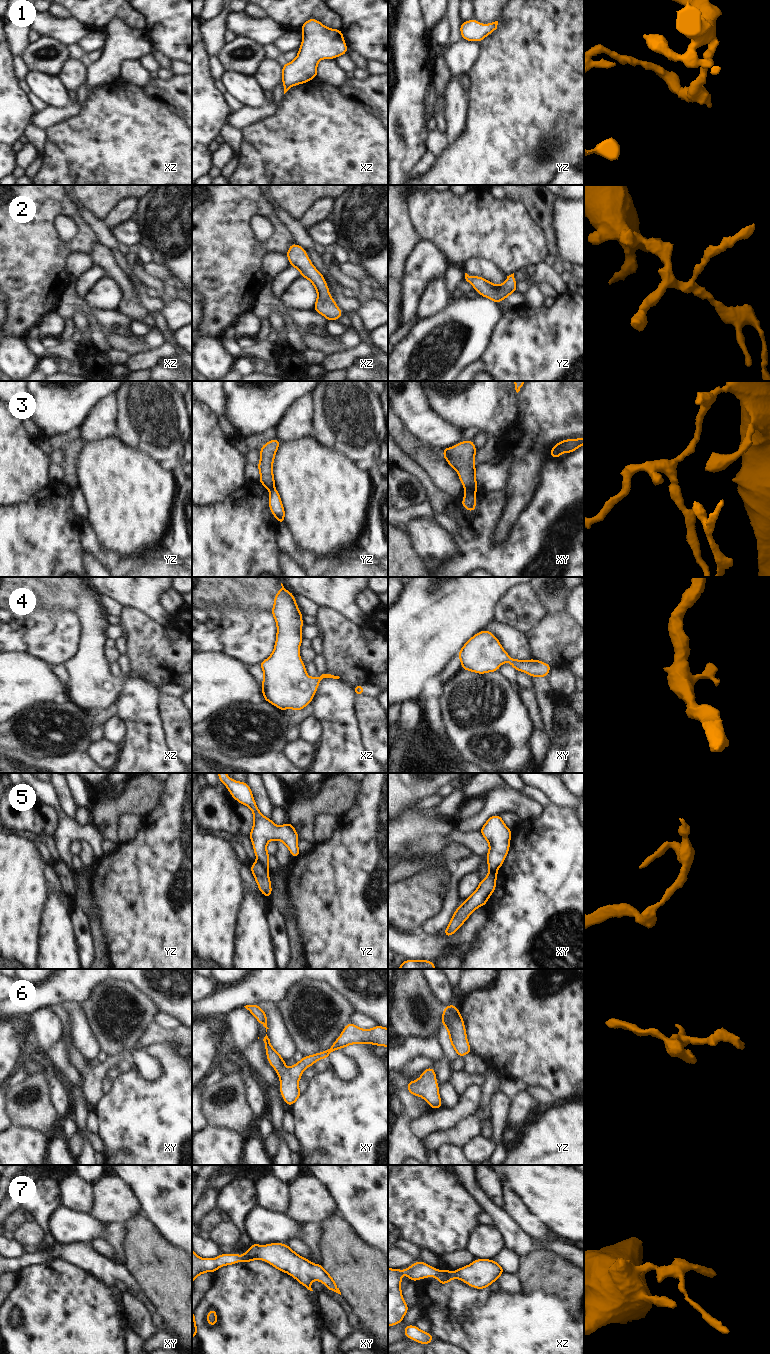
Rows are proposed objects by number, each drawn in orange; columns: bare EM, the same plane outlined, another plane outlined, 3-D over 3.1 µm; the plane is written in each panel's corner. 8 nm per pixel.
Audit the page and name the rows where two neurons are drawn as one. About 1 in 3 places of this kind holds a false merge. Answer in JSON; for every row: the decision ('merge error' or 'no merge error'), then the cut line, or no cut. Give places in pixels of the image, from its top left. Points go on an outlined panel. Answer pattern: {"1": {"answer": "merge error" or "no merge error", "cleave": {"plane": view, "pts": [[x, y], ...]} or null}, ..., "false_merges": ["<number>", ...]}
{"1": {"answer": "no merge error", "cleave": null}, "2": {"answer": "no merge error", "cleave": null}, "3": {"answer": "merge error", "cleave": {"plane": "xy", "pts": [[464, 489], [474, 490]]}}, "4": {"answer": "no merge error", "cleave": null}, "5": {"answer": "merge error", "cleave": {"plane": "yz", "pts": [[257, 860], [267, 870]]}}, "6": {"answer": "no merge error", "cleave": null}, "7": {"answer": "no merge error", "cleave": null}, "false_merges": ["3", "5"]}

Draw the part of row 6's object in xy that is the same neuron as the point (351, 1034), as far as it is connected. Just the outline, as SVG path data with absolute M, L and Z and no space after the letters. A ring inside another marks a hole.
M349 1022L328 1050L309 1056L303 1056L299 1062L296 1062L290 1068L286 1067L285 1060L273 1048L267 1034L263 1041L265 1043L268 1063L277 1072L280 1080L279 1090L281 1096L285 1103L291 1107L301 1095L298 1080L302 1079L304 1070L314 1065L320 1059L328 1059L332 1052L352 1044L373 1044L375 1046L385 1046L388 1048L388 1028L376 1025L371 1029L361 1029L352 1022Z

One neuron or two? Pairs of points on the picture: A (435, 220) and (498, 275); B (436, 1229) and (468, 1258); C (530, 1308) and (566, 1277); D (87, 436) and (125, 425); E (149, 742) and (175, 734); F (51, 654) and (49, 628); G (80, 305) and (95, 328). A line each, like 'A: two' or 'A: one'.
A: two
B: two
C: two
D: two
E: two
F: one
G: one

